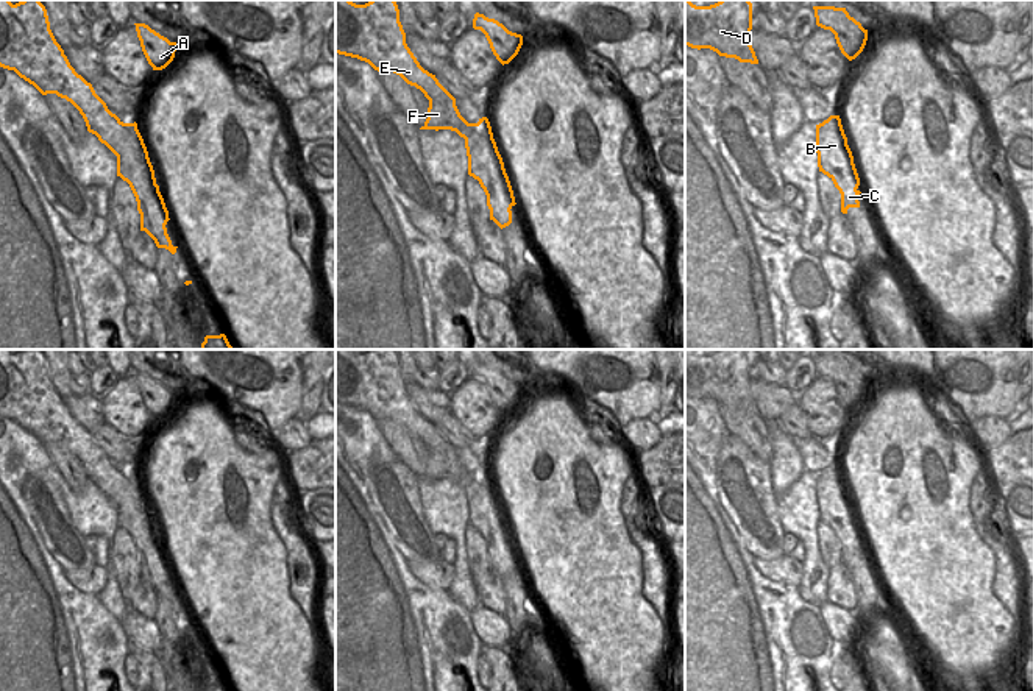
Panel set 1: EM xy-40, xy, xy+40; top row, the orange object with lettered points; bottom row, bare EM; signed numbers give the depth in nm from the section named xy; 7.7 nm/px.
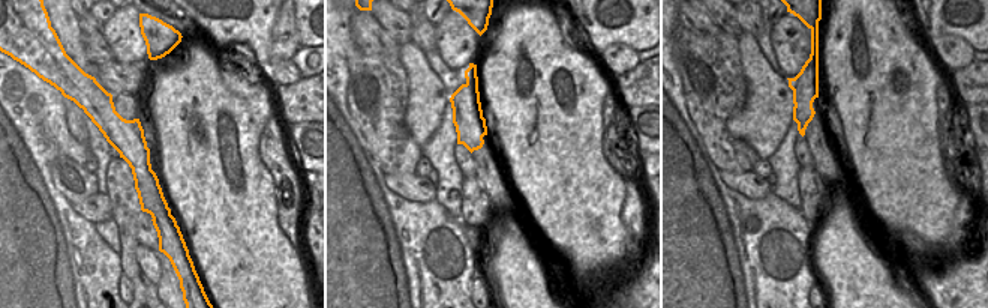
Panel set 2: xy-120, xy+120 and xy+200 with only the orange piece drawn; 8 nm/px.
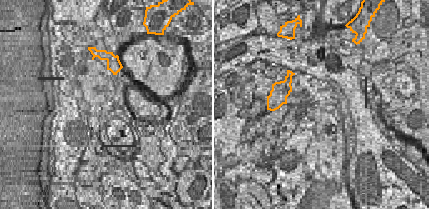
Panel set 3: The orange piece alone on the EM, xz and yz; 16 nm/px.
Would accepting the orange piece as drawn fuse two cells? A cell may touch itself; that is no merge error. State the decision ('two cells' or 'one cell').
two cells

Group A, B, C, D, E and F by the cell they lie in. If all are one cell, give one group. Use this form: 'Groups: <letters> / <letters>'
Groups: A B C / D E F

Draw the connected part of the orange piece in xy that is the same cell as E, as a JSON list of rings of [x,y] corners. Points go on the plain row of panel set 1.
[[[335,349],[335,402],[368,412],[375,420],[390,420],[429,449],[428,468],[420,479],[451,479],[467,488],[473,480],[456,455],[456,448],[424,420],[406,393],[395,349],[356,354]]]

